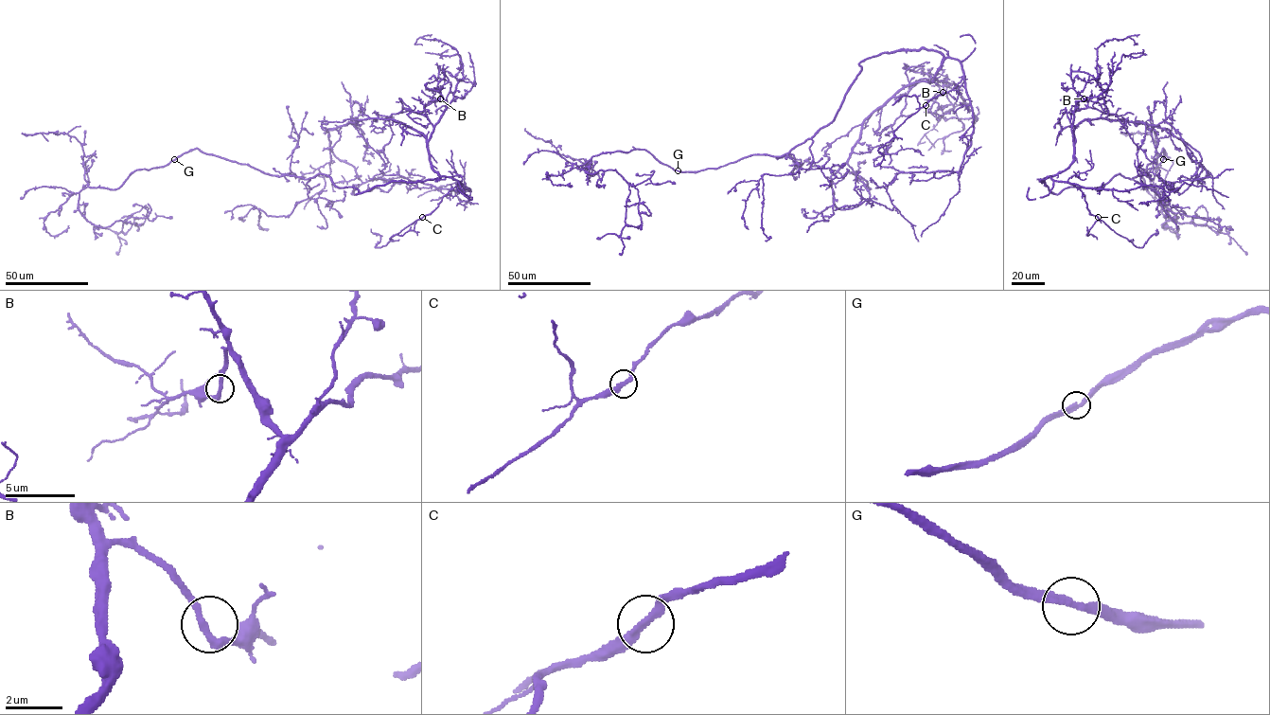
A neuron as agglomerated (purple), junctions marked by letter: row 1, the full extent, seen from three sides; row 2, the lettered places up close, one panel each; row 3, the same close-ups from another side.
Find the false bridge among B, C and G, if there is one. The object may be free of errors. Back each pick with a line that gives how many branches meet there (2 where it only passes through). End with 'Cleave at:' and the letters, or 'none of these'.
Cleave at: none of these

